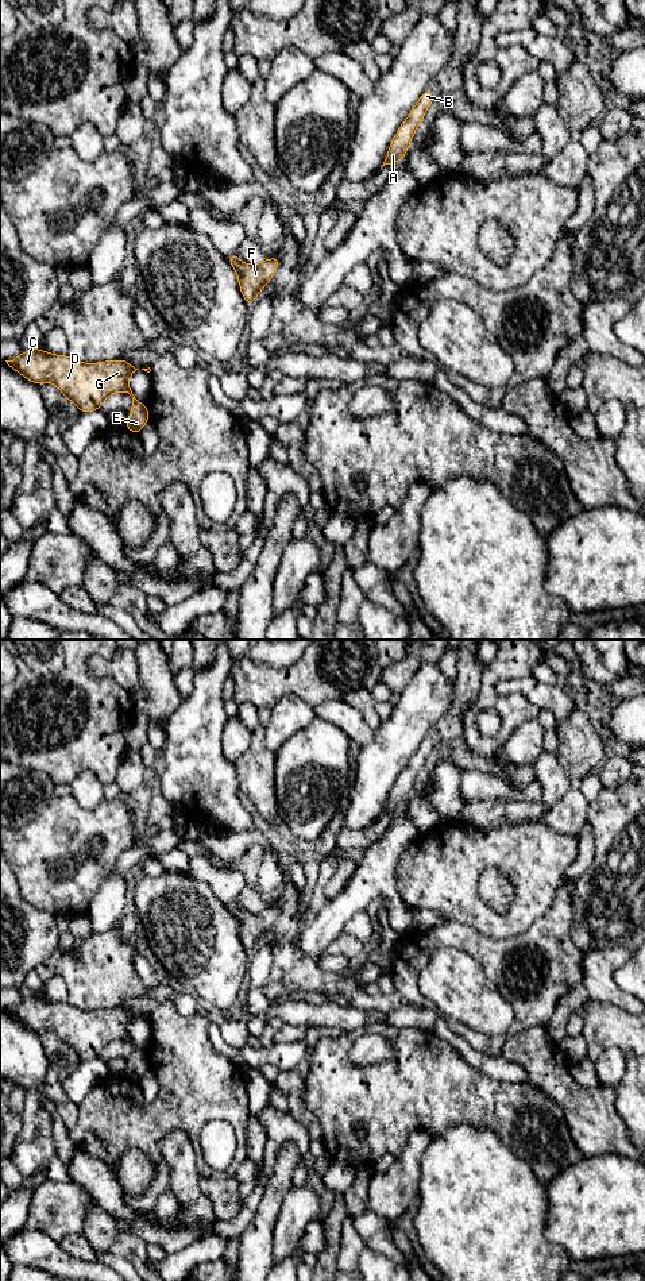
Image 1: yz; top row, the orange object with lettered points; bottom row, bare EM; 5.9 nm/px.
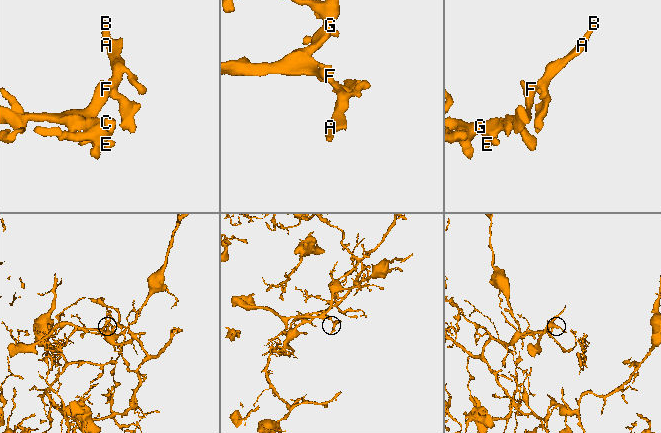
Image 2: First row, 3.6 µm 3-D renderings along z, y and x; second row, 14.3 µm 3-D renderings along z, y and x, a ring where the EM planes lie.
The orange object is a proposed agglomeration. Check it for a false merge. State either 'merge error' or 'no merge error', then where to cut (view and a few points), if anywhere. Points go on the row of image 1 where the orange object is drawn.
no merge error; no cut

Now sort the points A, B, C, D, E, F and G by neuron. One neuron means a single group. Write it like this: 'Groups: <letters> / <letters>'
Groups: A B C D E F G

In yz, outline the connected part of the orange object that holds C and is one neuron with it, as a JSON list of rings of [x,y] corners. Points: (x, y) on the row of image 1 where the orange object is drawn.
[[[34,347],[5,362],[36,386],[42,382],[55,385],[66,400],[78,406],[81,414],[100,409],[112,393],[124,391],[132,397],[130,418],[124,423],[128,431],[139,435],[150,420],[146,404],[135,398],[128,383],[130,377],[139,369],[127,360],[82,363],[69,355],[54,355]]]

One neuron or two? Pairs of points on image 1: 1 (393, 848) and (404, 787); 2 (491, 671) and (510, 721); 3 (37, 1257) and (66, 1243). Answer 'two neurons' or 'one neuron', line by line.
1: two neurons
2: one neuron
3: two neurons

